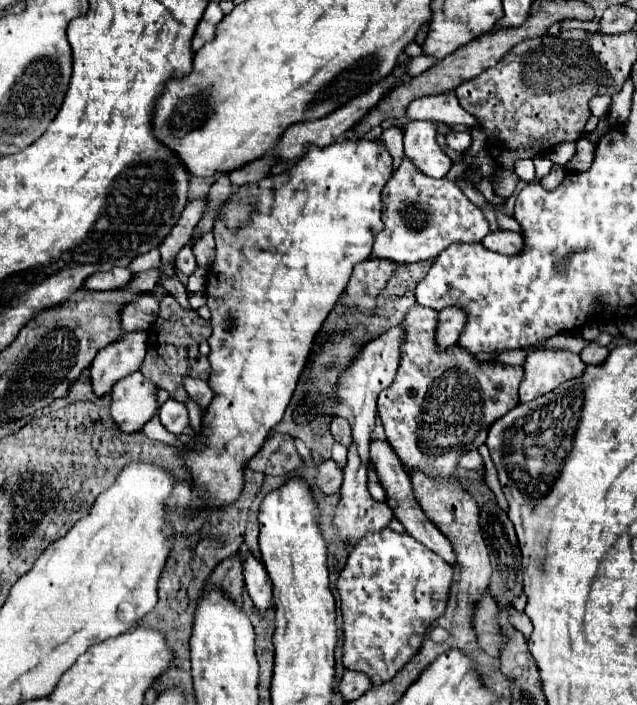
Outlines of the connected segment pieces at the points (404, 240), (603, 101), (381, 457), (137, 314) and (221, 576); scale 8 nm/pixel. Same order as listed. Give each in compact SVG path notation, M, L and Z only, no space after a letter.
M408 156L384 186L382 212L384 230L374 238L372 254L400 264L432 260L452 242L480 242L490 232L484 212L464 196L456 182L418 172Z
M594 96L594 98L590 100L590 110L592 110L592 114L598 116L598 118L606 116L610 102L612 102L612 100L610 100L608 96Z
M372 440L372 442L370 442L370 460L374 462L374 468L376 468L376 474L378 474L378 478L380 478L380 484L382 484L382 488L384 488L386 494L388 494L386 502L390 504L390 508L392 508L392 512L394 512L394 518L406 528L406 532L408 532L412 538L416 538L416 540L422 542L426 548L430 548L432 552L436 552L438 556L442 556L448 564L454 564L456 558L454 558L454 552L452 552L450 542L448 542L448 540L438 532L438 528L424 516L424 512L422 512L418 500L414 498L414 488L412 488L412 484L410 484L410 476L408 476L408 472L404 470L404 466L400 464L400 460L398 460L398 456L394 454L394 450L390 448L390 444L388 444L388 442L380 442L380 440Z
M140 294L122 308L120 322L126 332L146 330L154 324L156 316L158 316L158 300L148 294Z
M234 554L226 560L222 560L222 564L218 564L218 568L214 568L214 572L210 574L210 578L214 584L220 584L220 588L224 592L228 592L228 596L232 596L232 600L240 602L242 590L244 590L244 574L242 574L242 556Z

